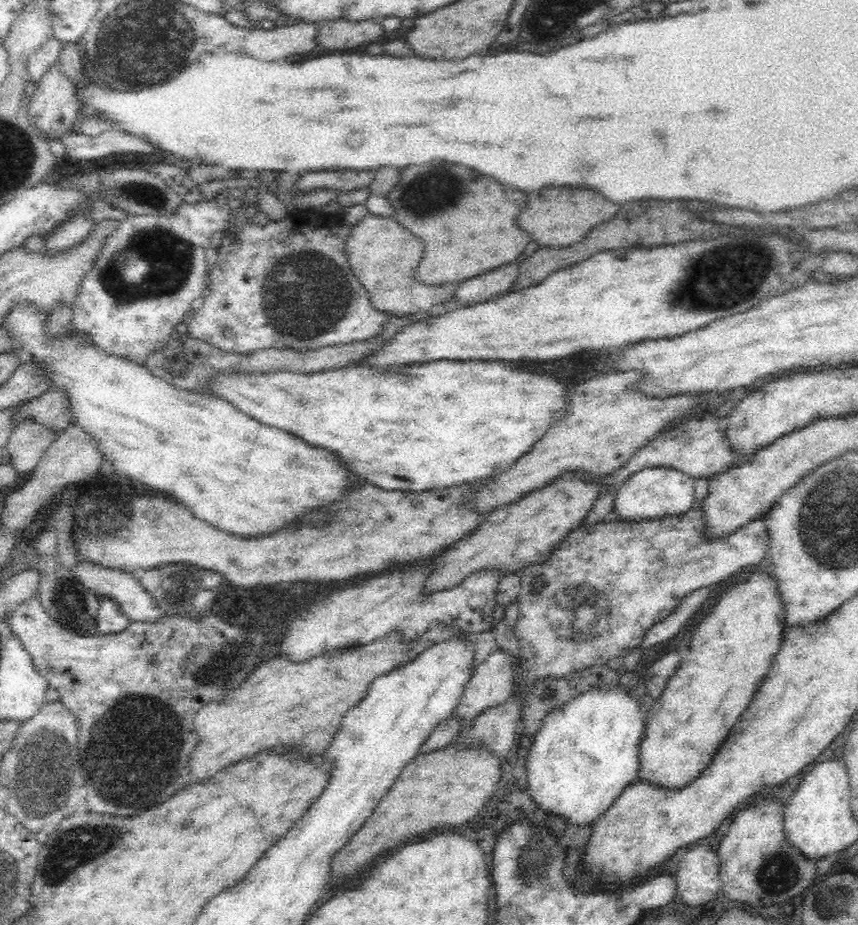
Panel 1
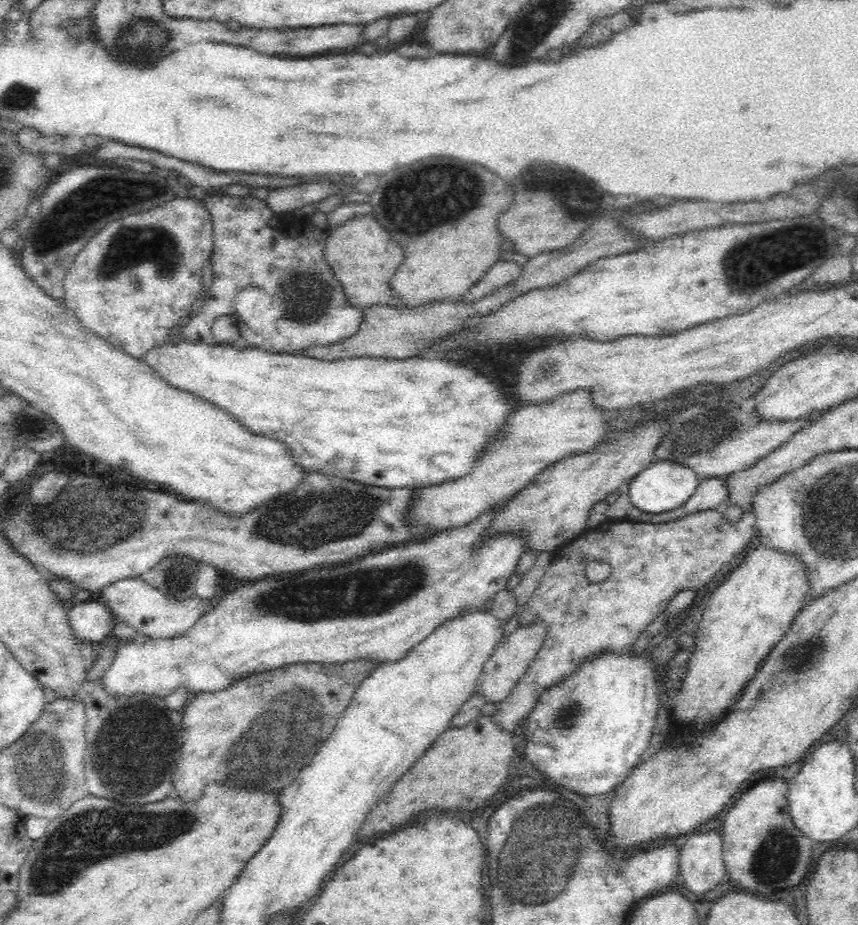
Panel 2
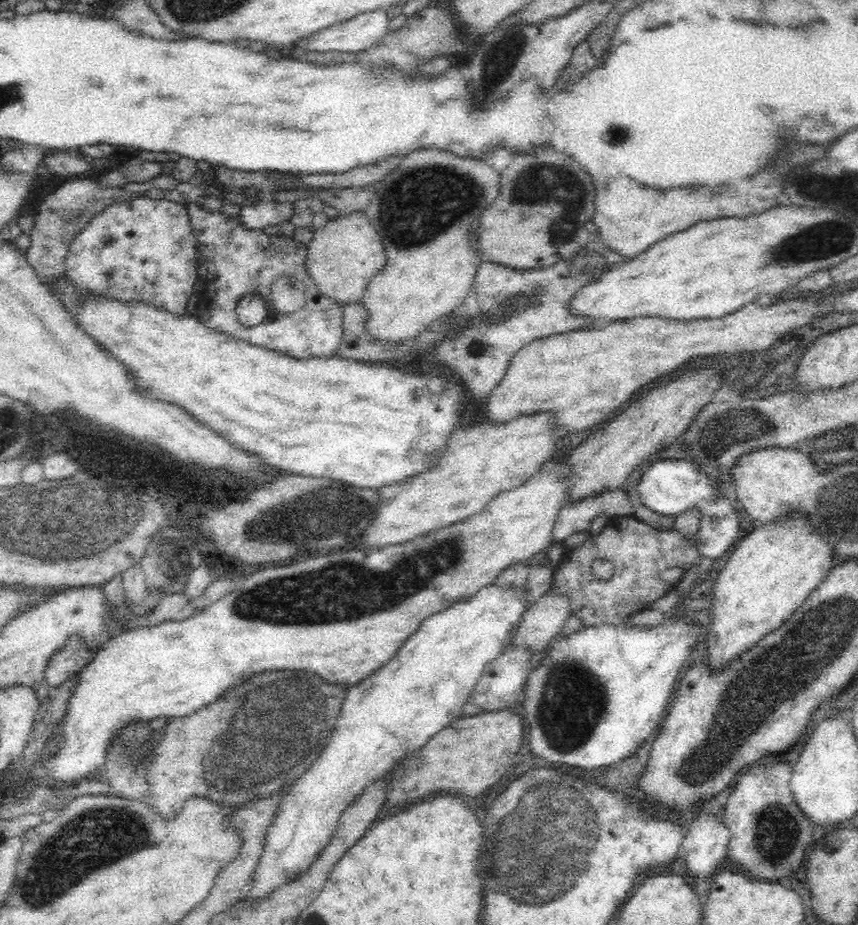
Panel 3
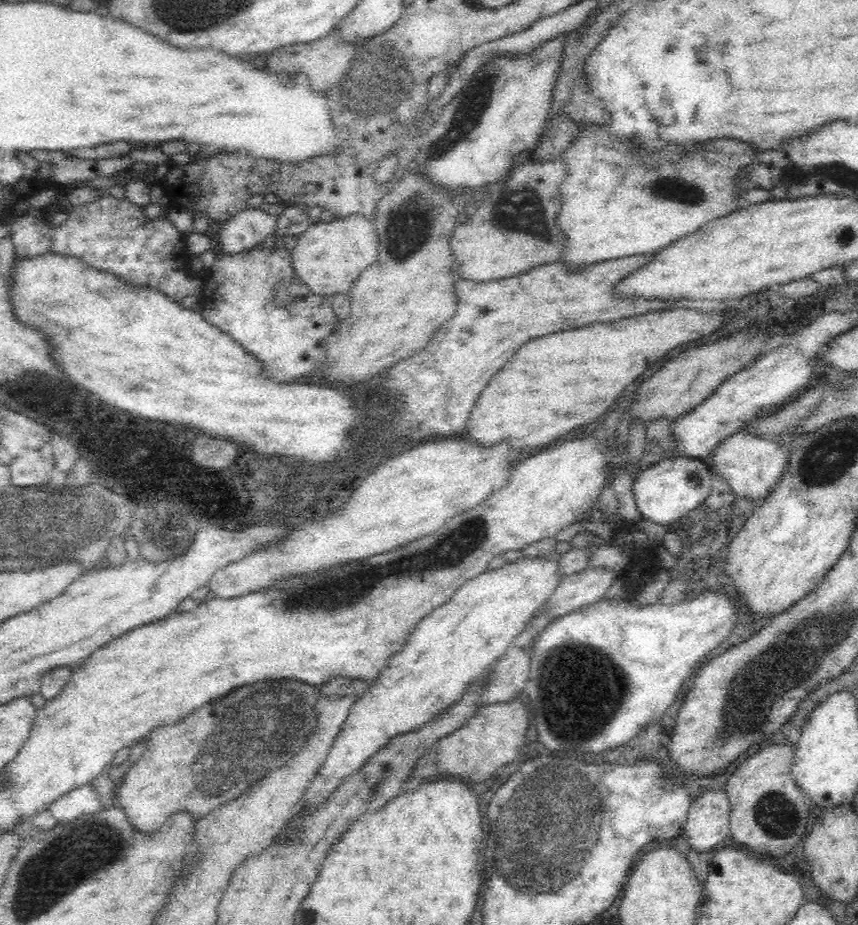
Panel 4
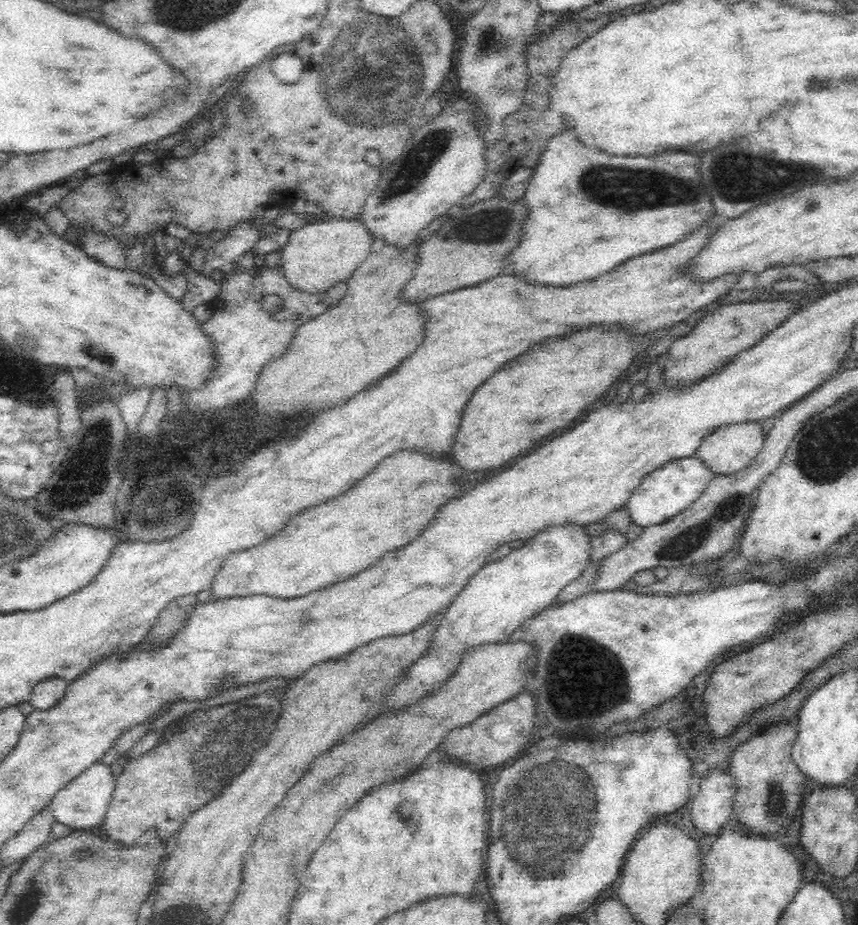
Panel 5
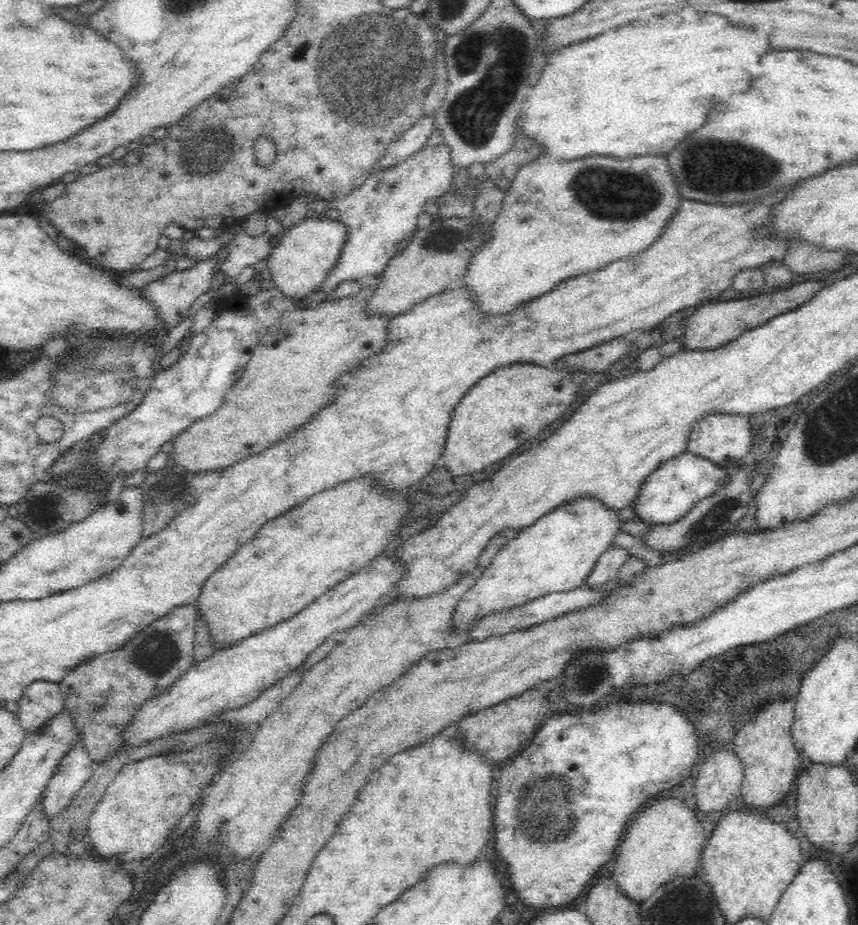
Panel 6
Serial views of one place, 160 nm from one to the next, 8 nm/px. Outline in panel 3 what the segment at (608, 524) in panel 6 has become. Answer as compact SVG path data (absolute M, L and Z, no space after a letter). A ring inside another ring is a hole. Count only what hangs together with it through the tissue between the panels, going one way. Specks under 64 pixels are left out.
M526 577L516 578L500 584L492 580L478 586L476 592L449 608L424 616L387 663L359 685L347 688L339 715L333 723L334 731L323 748L320 760L316 760L302 778L294 780L292 792L282 804L280 816L272 826L264 856L253 877L253 888L250 890L253 894L266 892L274 884L284 878L292 878L297 871L304 869L329 839L343 809L358 795L364 784L382 774L382 770L386 770L400 754L417 750L441 728L460 718L463 704L470 700L484 667L514 640L520 621L530 606L528 600L532 588L525 580Z

